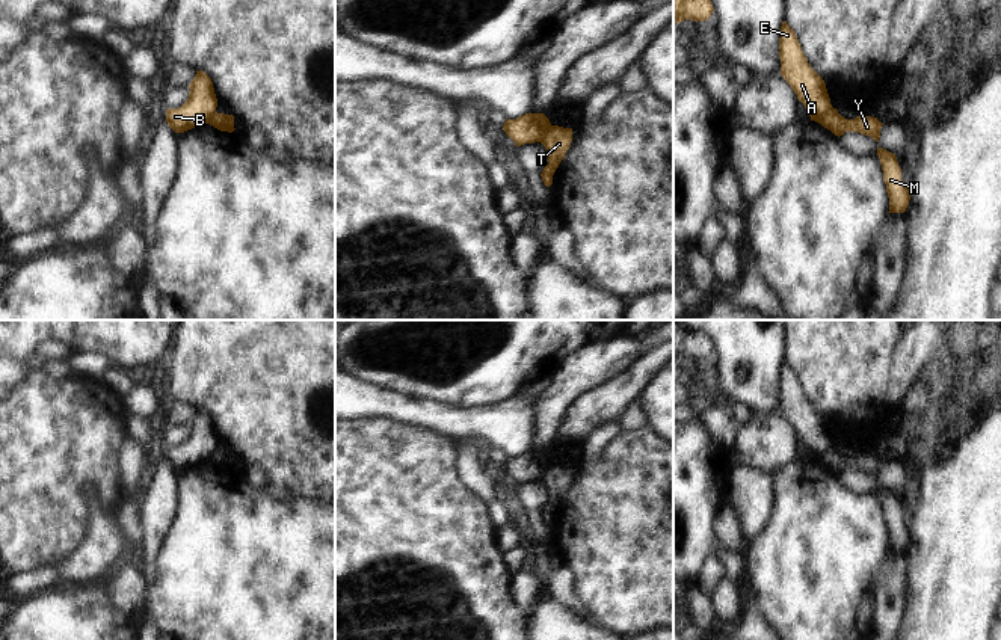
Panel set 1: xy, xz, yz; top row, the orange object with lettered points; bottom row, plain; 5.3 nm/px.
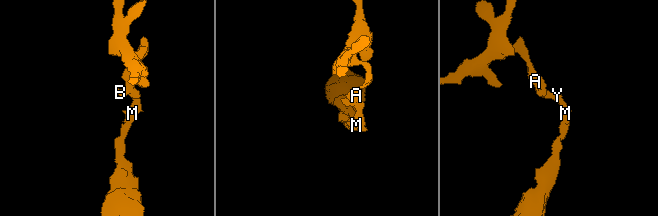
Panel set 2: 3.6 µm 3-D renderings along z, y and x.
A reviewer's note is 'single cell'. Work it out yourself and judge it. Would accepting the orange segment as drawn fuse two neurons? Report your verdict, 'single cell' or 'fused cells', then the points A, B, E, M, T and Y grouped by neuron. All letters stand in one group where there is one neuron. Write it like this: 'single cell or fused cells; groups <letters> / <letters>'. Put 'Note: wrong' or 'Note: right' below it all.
fused cells; groups A B E / M T Y
Note: wrong

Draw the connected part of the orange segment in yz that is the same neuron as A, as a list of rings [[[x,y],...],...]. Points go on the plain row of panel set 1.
[[[782,359],[779,376],[781,414],[805,444],[811,459],[821,460],[832,445],[824,418],[811,406],[794,368]]]

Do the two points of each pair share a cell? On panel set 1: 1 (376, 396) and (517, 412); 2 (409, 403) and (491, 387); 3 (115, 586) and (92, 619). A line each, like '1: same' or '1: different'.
1: same
2: different
3: different

